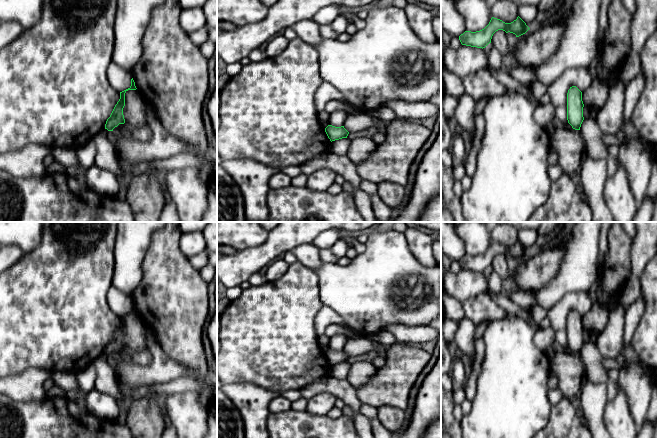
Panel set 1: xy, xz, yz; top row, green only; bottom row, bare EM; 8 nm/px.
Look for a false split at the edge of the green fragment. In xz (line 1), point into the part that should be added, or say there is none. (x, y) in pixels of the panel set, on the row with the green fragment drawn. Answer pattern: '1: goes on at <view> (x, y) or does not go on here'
1: does not go on here

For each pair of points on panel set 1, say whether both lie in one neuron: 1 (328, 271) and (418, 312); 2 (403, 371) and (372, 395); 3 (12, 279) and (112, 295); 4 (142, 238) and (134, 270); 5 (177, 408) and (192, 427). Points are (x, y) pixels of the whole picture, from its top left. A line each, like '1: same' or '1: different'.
1: same
2: same
3: different
4: same
5: same

